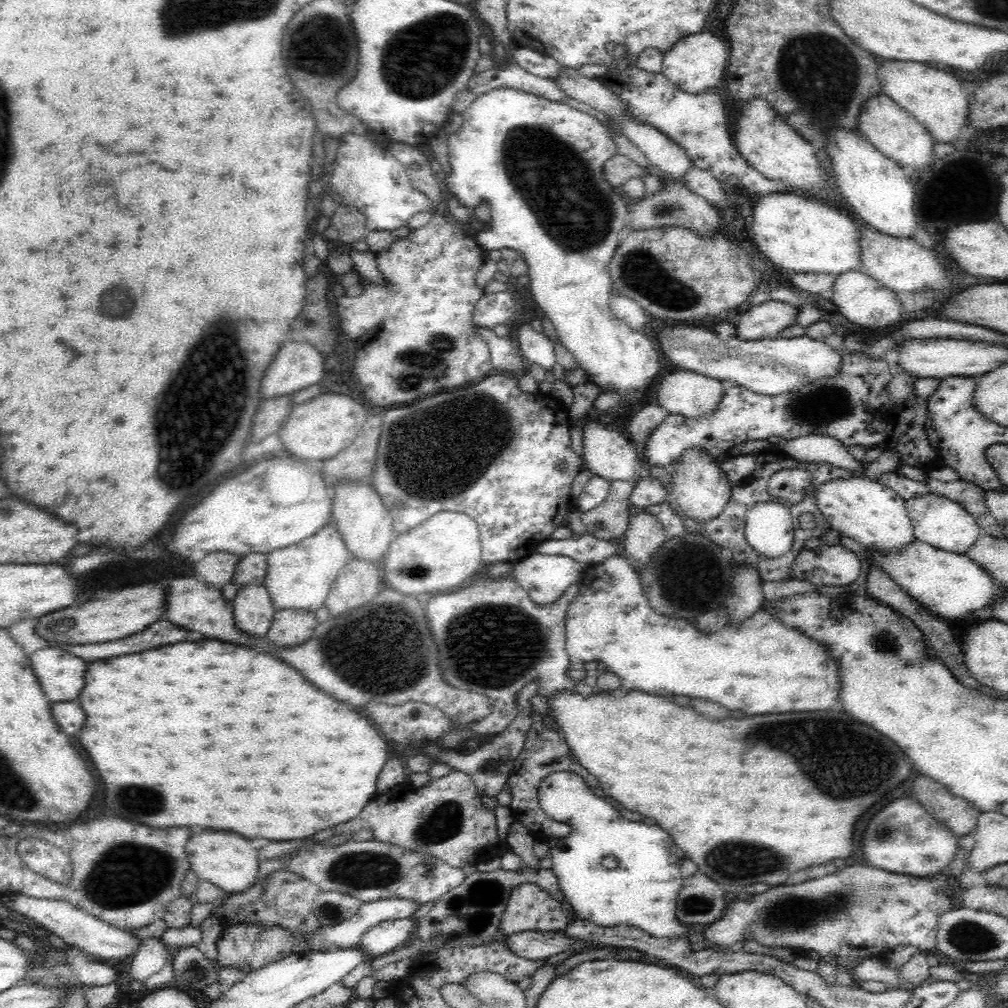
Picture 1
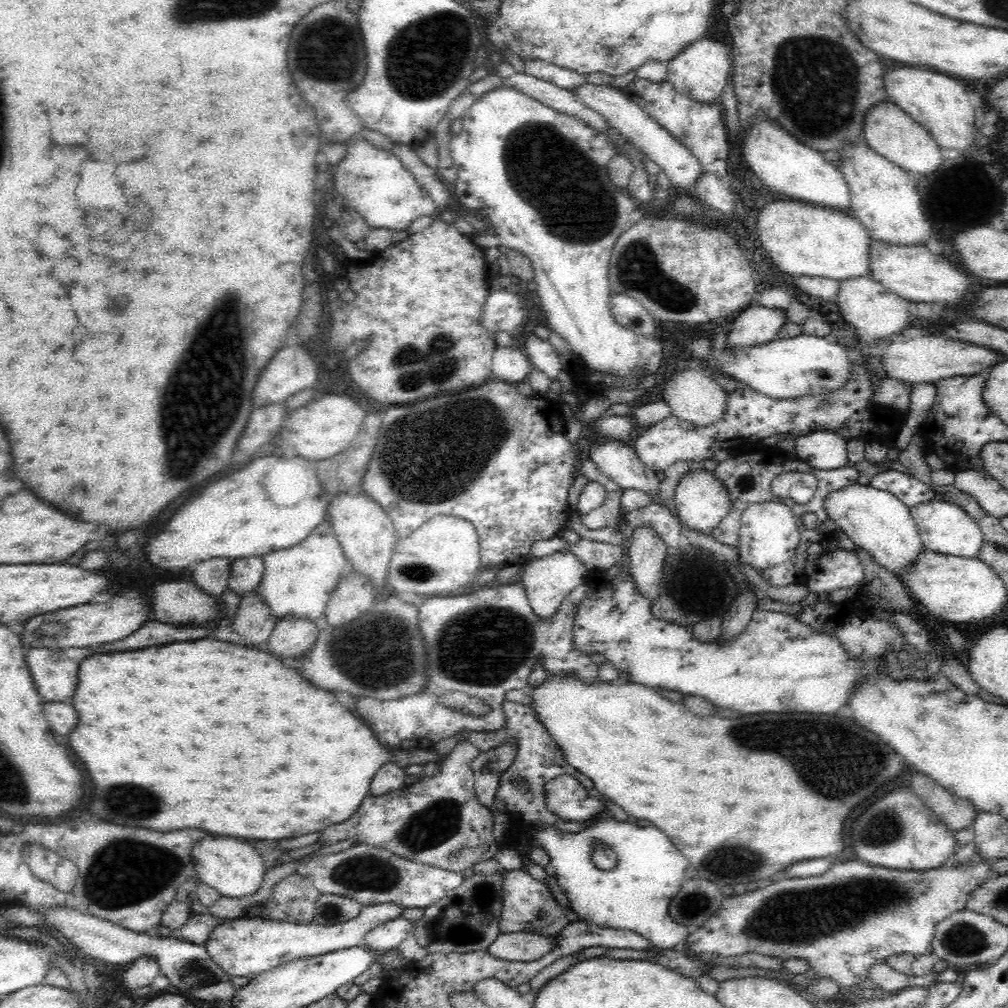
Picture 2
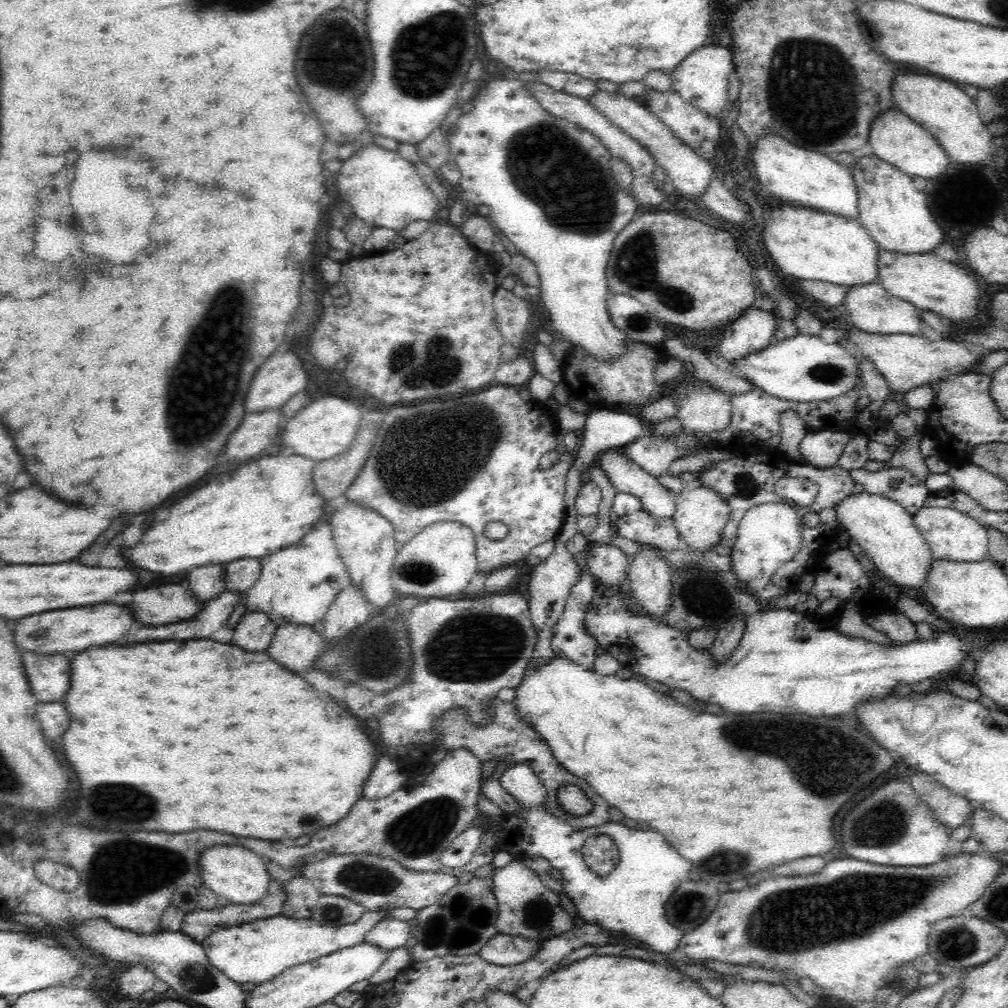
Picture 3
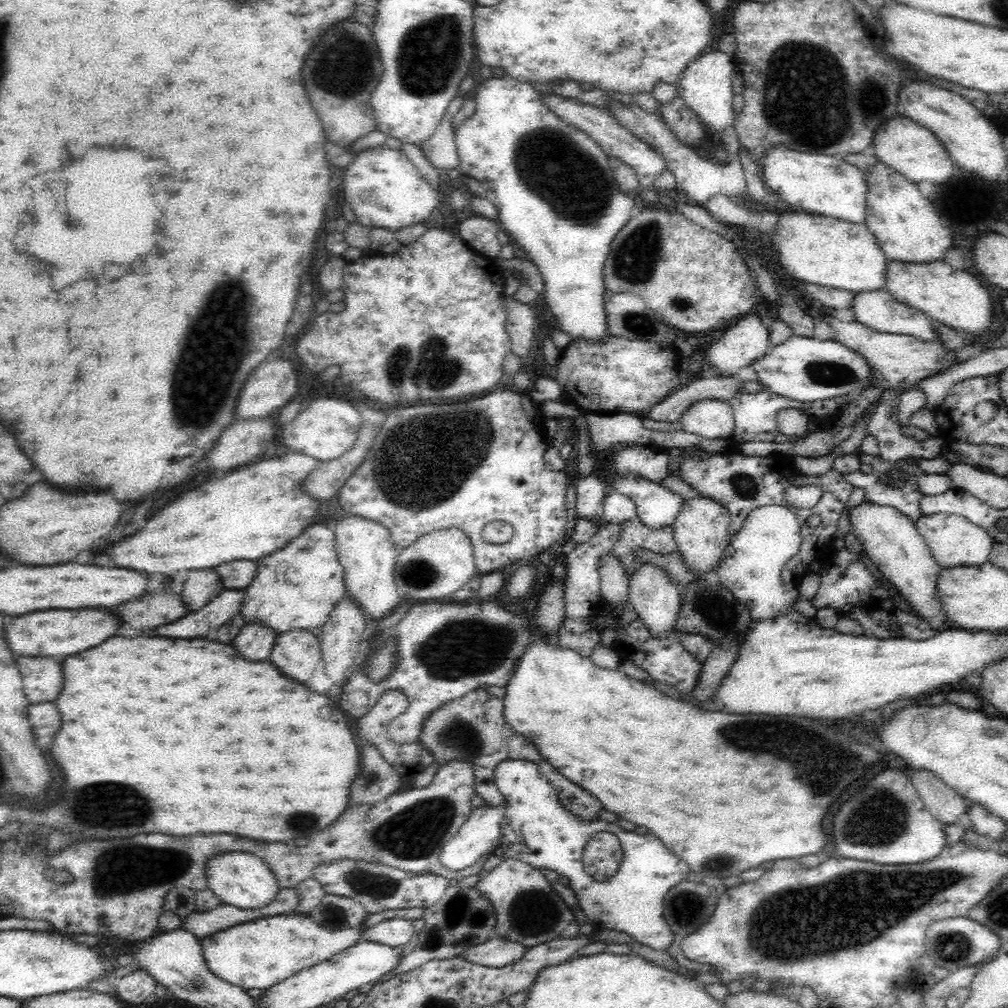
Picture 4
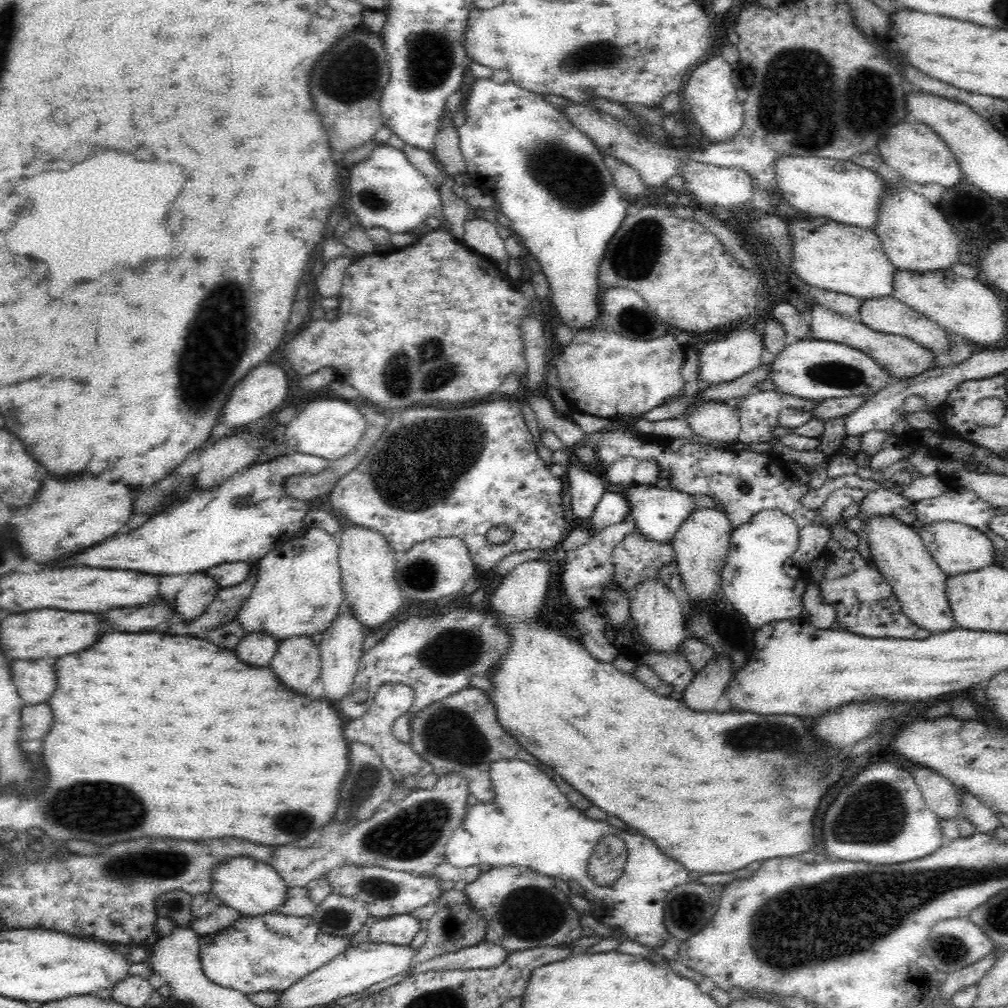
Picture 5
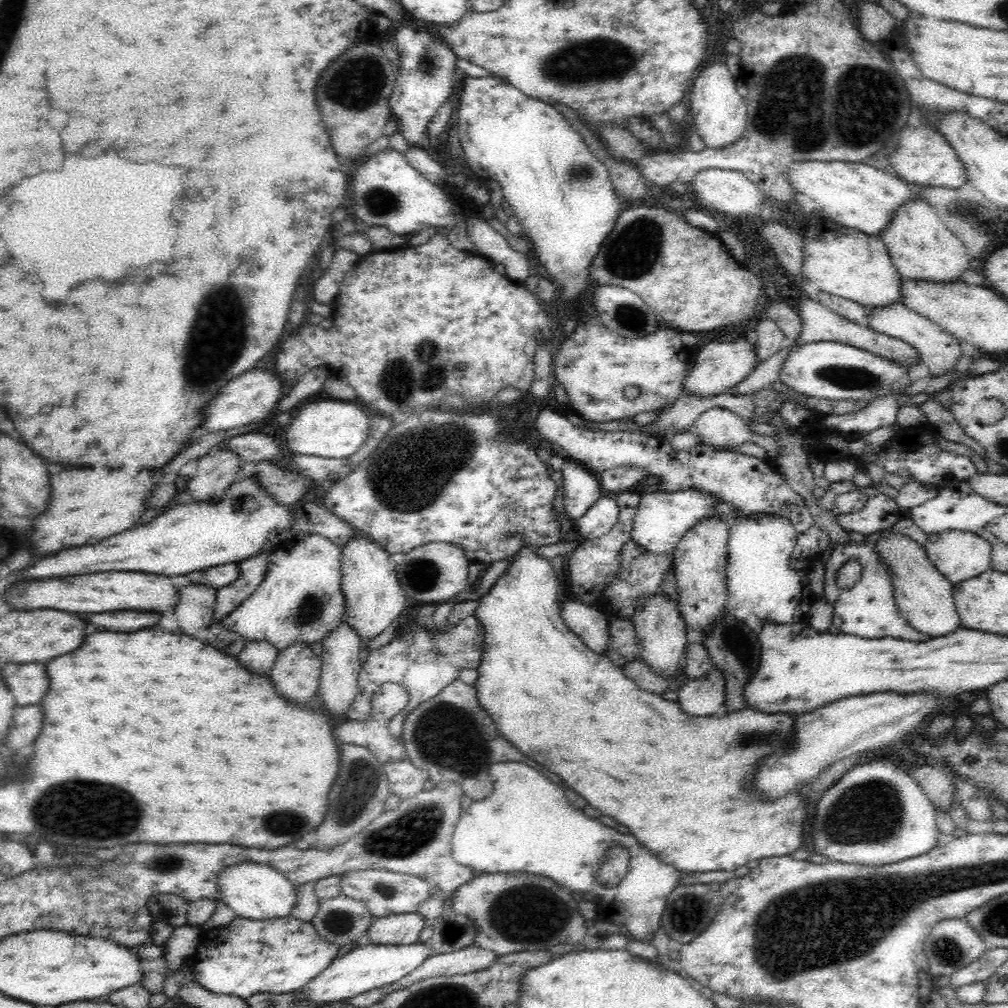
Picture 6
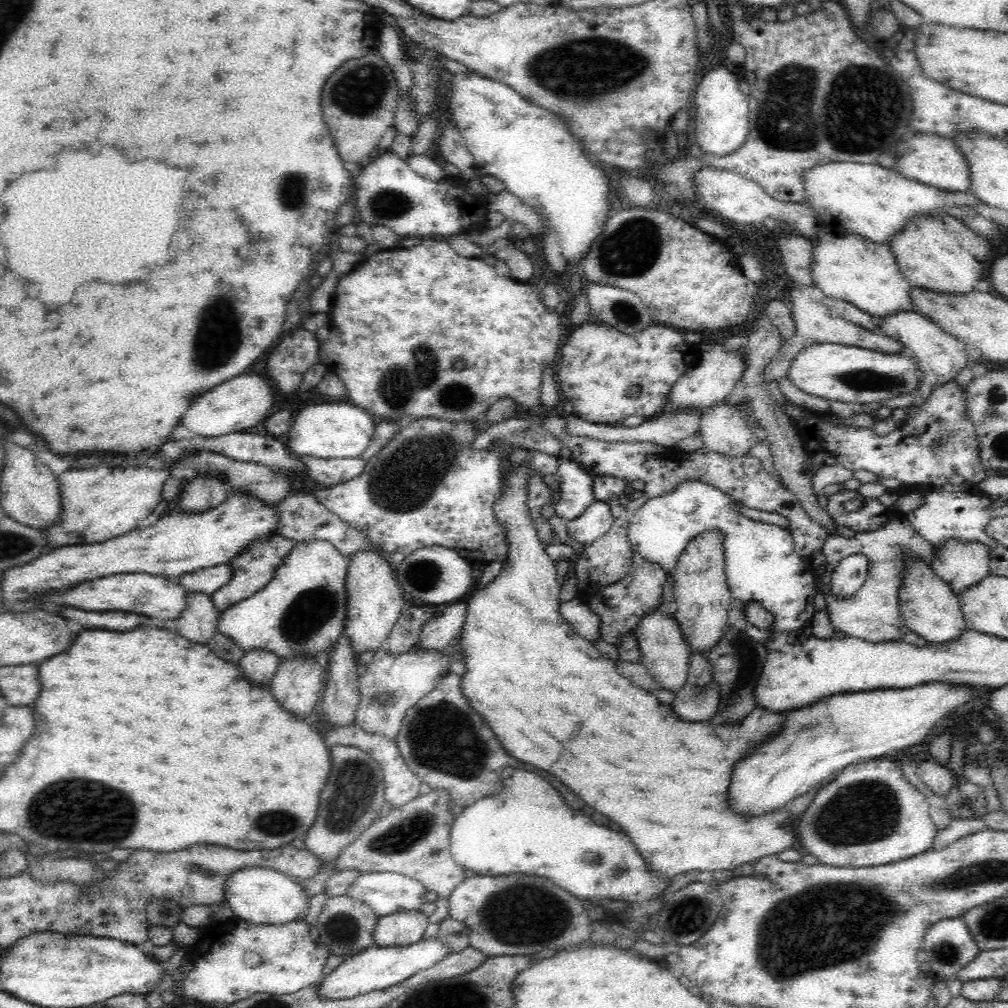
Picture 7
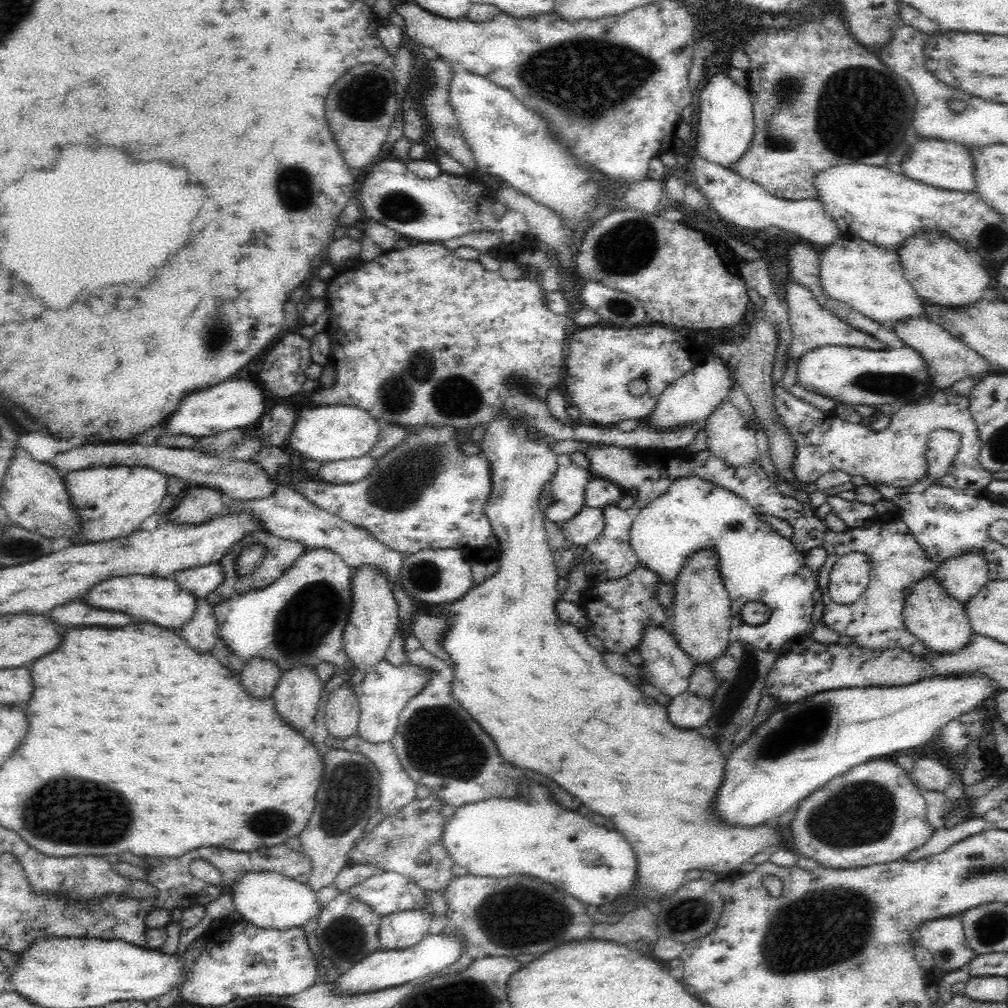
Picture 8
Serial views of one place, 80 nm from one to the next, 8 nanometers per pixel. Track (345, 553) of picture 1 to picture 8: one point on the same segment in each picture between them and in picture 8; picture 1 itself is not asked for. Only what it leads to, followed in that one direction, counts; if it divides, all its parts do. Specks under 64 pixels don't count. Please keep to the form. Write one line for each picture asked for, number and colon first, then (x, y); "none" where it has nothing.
2: (298, 582)
3: (297, 585)
4: (296, 587)
5: (298, 592)
6: (300, 600)
7: (302, 611)
8: (299, 620)

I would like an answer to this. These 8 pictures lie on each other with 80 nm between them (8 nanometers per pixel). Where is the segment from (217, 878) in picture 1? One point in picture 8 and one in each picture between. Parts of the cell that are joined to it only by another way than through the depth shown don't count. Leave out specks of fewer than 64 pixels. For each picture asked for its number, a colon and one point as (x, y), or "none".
2: (234, 869)
3: (237, 875)
4: (241, 879)
5: (253, 888)
6: (253, 891)
7: (258, 895)
8: (268, 900)

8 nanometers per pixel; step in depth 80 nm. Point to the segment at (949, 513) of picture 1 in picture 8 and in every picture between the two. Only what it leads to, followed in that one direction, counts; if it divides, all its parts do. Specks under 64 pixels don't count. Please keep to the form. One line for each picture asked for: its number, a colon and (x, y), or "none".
2: (944, 528)
3: (950, 534)
4: (953, 541)
5: (956, 548)
6: (958, 556)
7: (961, 564)
8: (963, 577)

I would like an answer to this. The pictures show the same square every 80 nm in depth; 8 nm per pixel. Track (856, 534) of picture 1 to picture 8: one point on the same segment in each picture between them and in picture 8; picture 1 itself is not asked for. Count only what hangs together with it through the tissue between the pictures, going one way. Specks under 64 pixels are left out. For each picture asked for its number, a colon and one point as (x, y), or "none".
2: (879, 522)
3: (887, 533)
4: (892, 541)
5: (919, 585)
6: (925, 599)
7: (929, 607)
8: (941, 623)

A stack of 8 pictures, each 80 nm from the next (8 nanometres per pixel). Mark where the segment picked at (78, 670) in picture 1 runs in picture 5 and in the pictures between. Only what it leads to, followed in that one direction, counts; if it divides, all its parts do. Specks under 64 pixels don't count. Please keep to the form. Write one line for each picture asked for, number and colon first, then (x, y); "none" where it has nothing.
2: (54, 674)
3: (48, 675)
4: (41, 678)
5: (35, 679)

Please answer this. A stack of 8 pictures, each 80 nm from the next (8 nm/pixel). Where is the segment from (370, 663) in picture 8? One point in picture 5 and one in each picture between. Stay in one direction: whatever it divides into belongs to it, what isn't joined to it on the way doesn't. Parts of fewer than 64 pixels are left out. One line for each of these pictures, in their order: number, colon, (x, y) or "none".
5: (371, 592)
6: (374, 598)
7: (376, 600)

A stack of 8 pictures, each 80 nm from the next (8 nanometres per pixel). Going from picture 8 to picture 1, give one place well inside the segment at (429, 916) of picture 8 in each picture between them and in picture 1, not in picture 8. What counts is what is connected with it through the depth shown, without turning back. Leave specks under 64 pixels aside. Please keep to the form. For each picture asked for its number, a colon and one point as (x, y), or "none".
1: (389, 935)
2: (389, 935)
3: (389, 933)
4: (396, 932)
5: (399, 929)
6: (396, 929)
7: (402, 928)

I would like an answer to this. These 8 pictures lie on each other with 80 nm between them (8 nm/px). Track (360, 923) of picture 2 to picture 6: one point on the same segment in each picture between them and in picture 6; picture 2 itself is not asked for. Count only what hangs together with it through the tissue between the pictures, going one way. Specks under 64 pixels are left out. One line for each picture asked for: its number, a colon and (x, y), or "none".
3: (254, 952)
4: (261, 953)
5: (264, 953)
6: (275, 956)

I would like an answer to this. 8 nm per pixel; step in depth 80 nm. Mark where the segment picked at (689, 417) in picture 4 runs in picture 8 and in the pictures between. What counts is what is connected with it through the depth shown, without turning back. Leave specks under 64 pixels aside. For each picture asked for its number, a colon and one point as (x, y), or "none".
5: (715, 422)
6: (718, 427)
7: (722, 429)
8: (729, 436)

